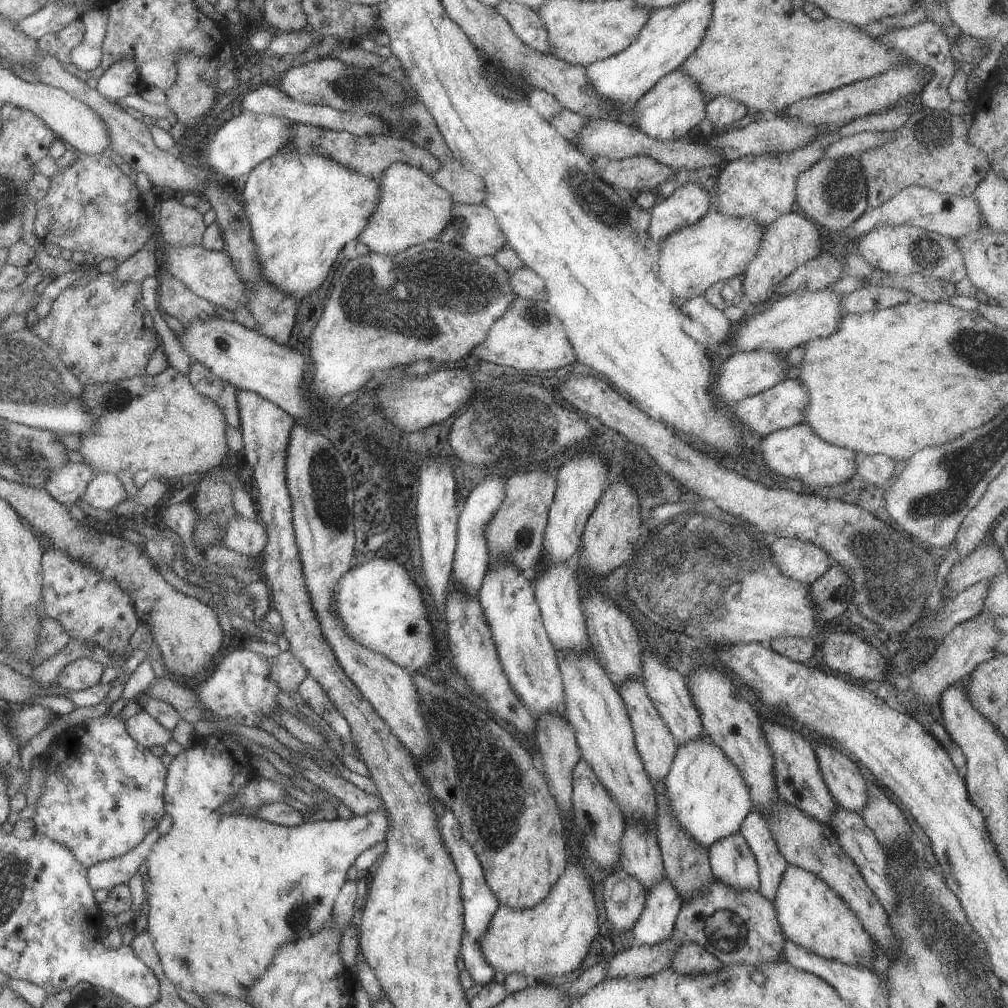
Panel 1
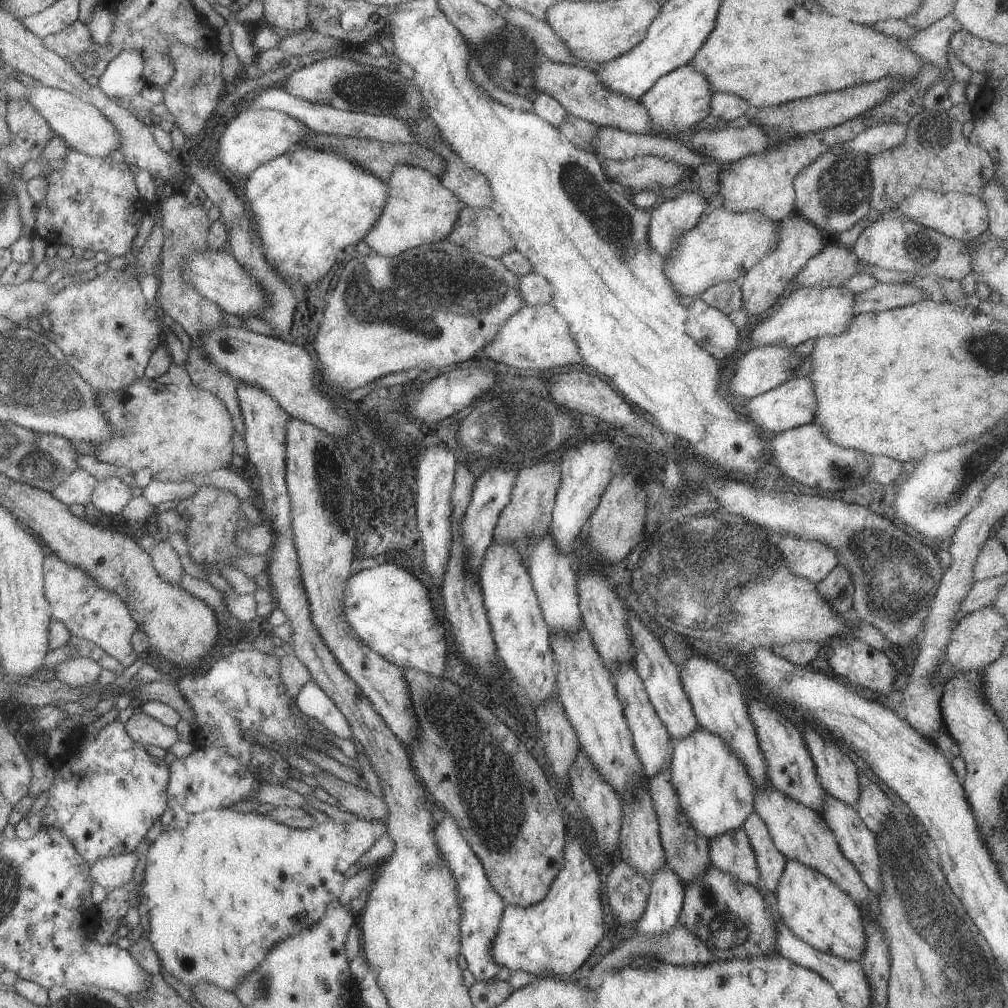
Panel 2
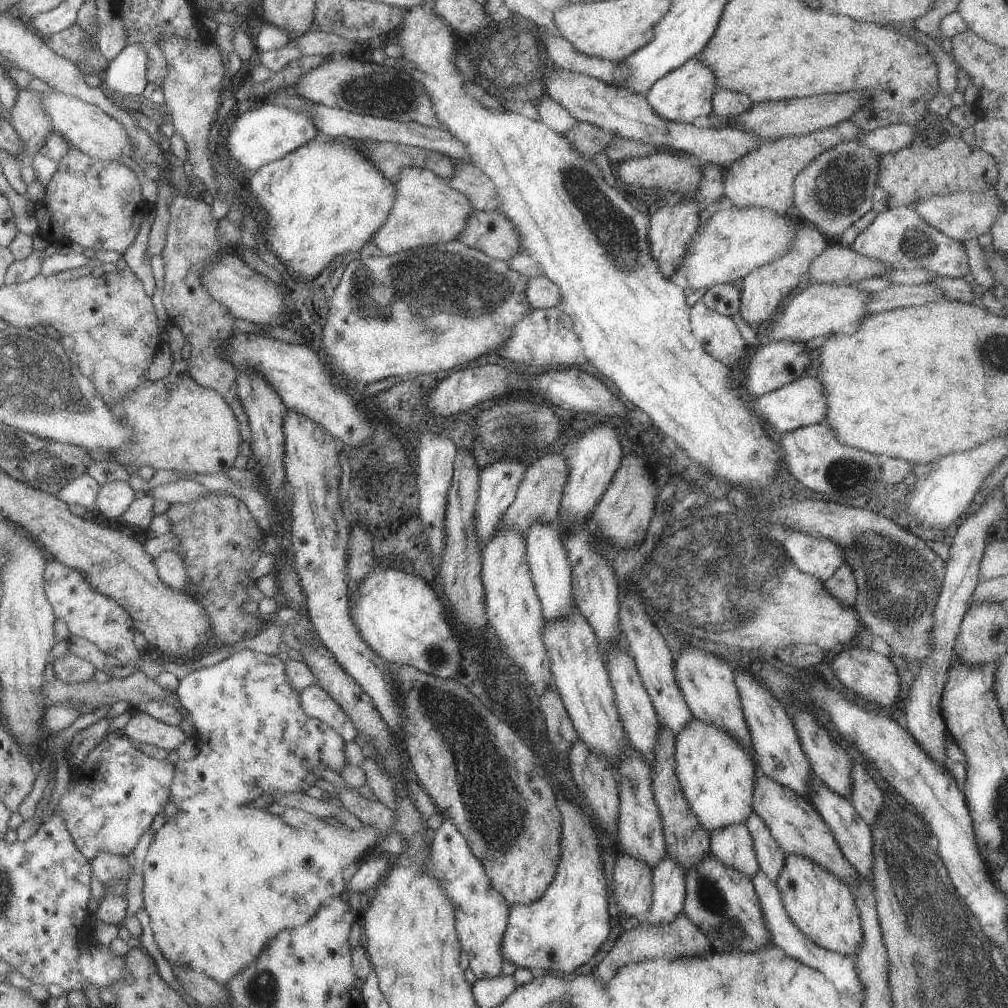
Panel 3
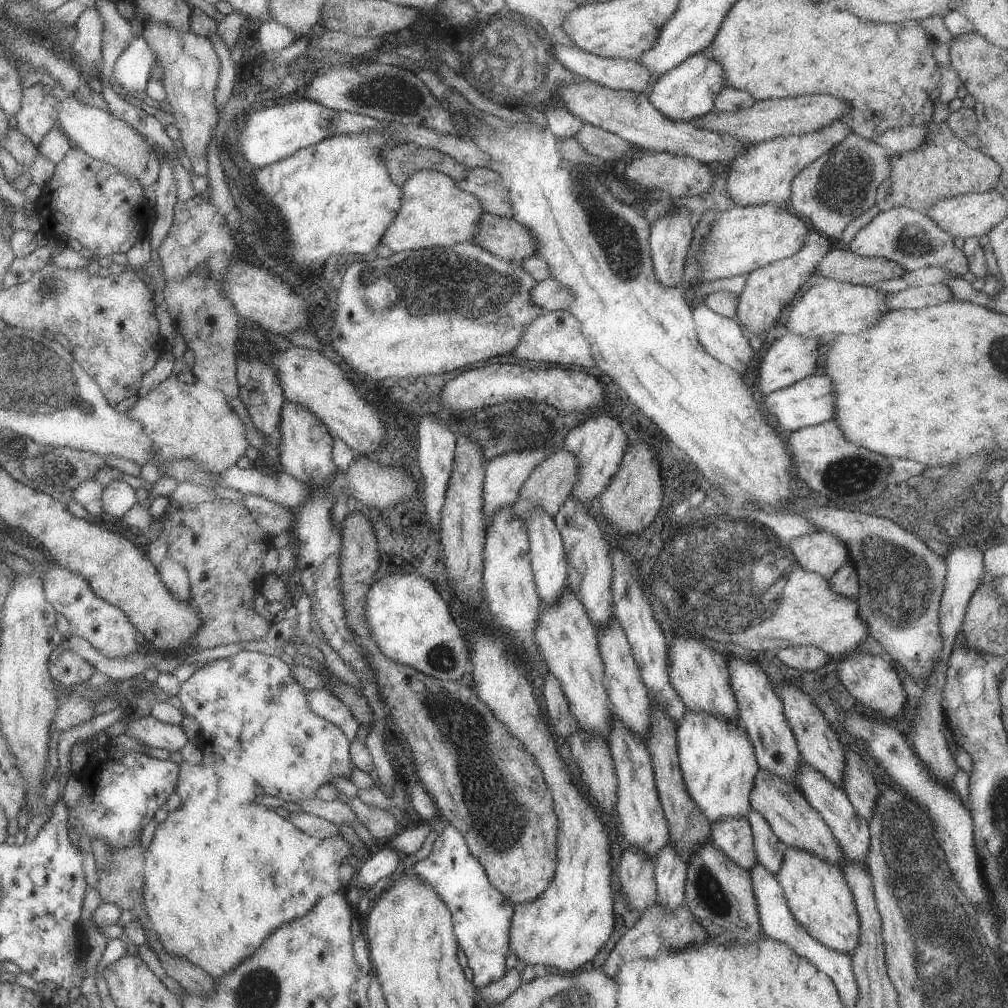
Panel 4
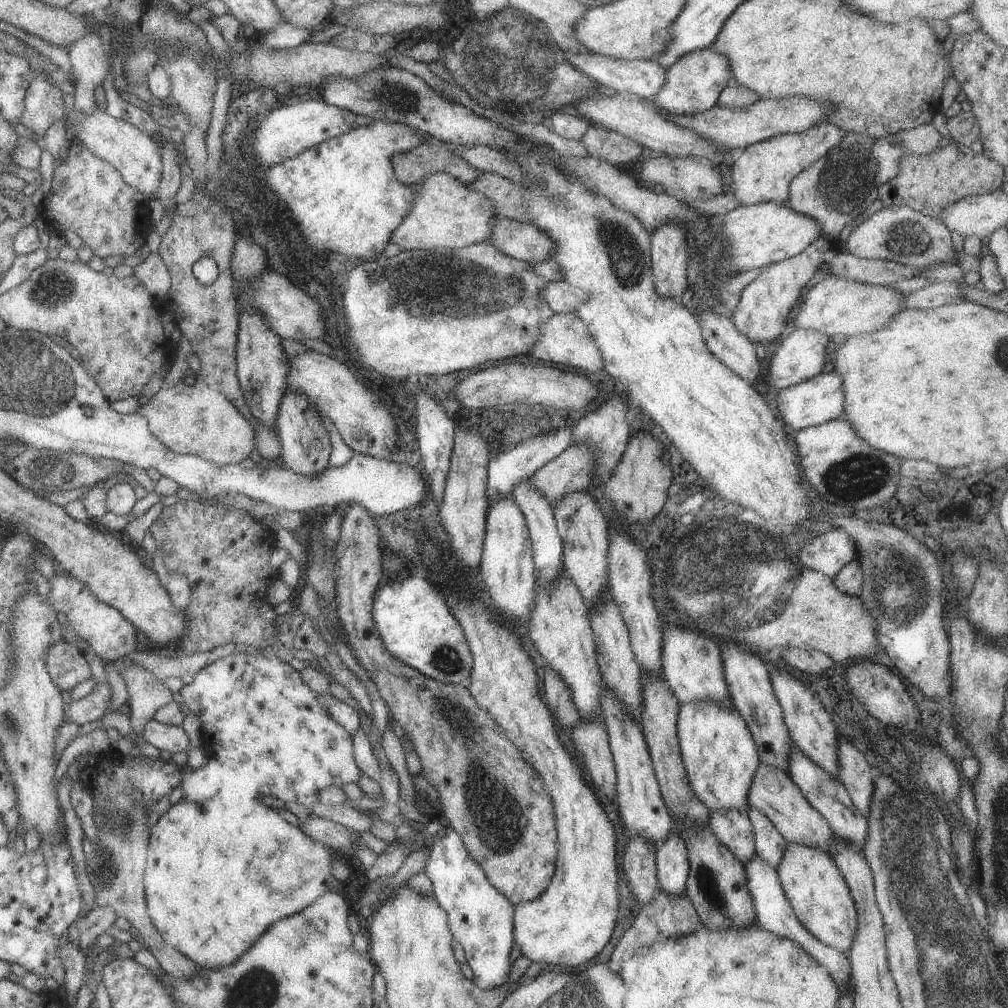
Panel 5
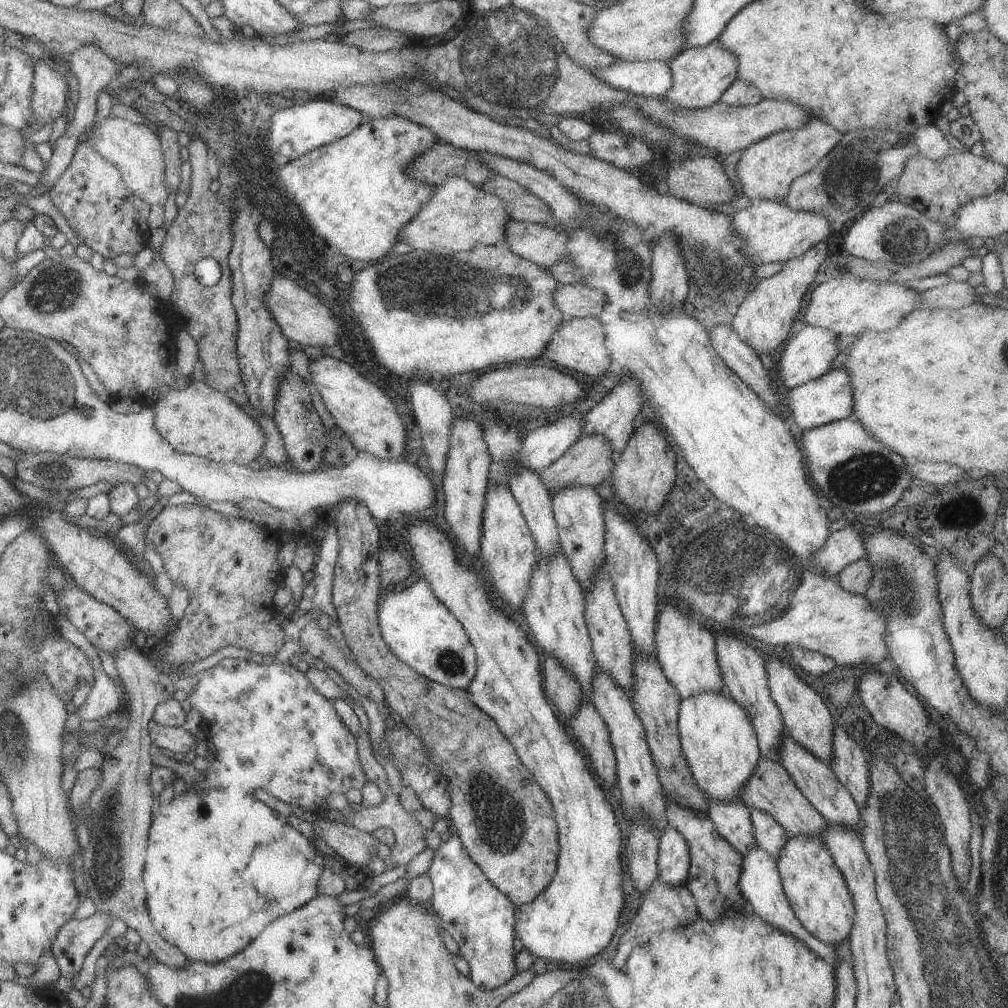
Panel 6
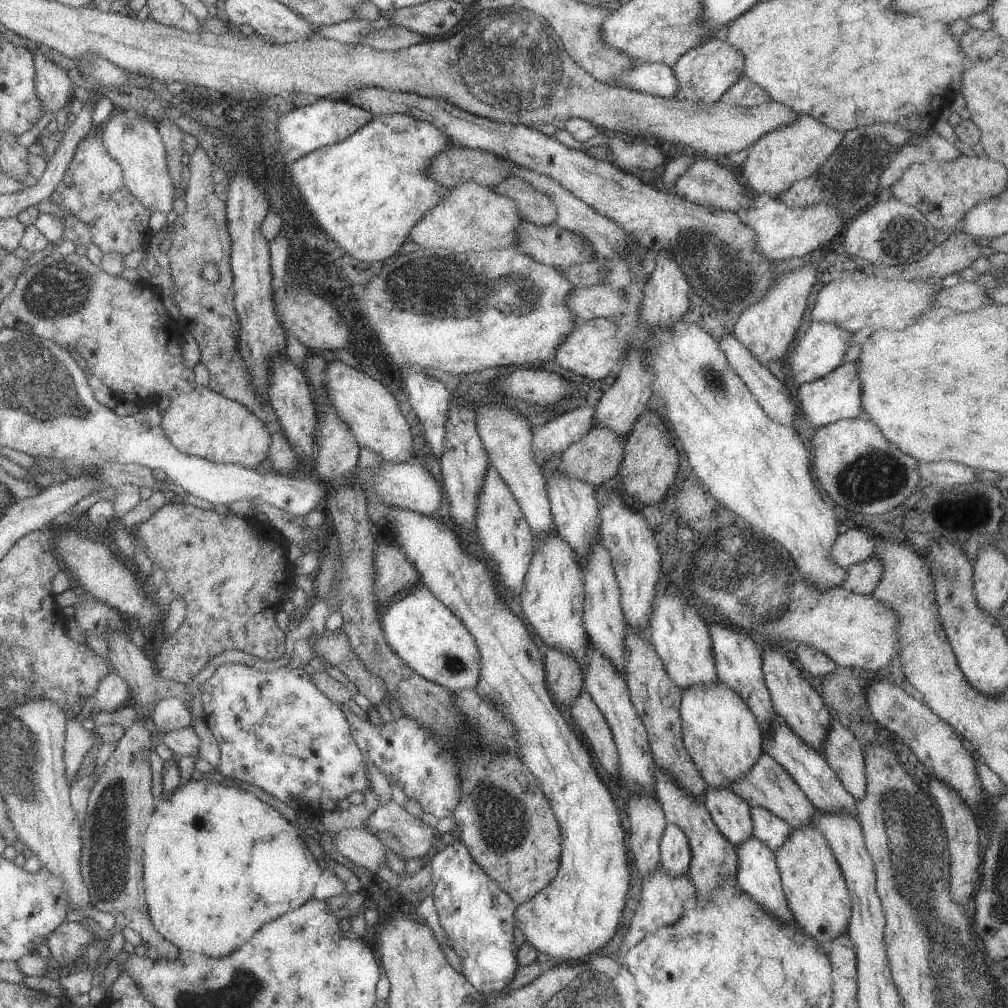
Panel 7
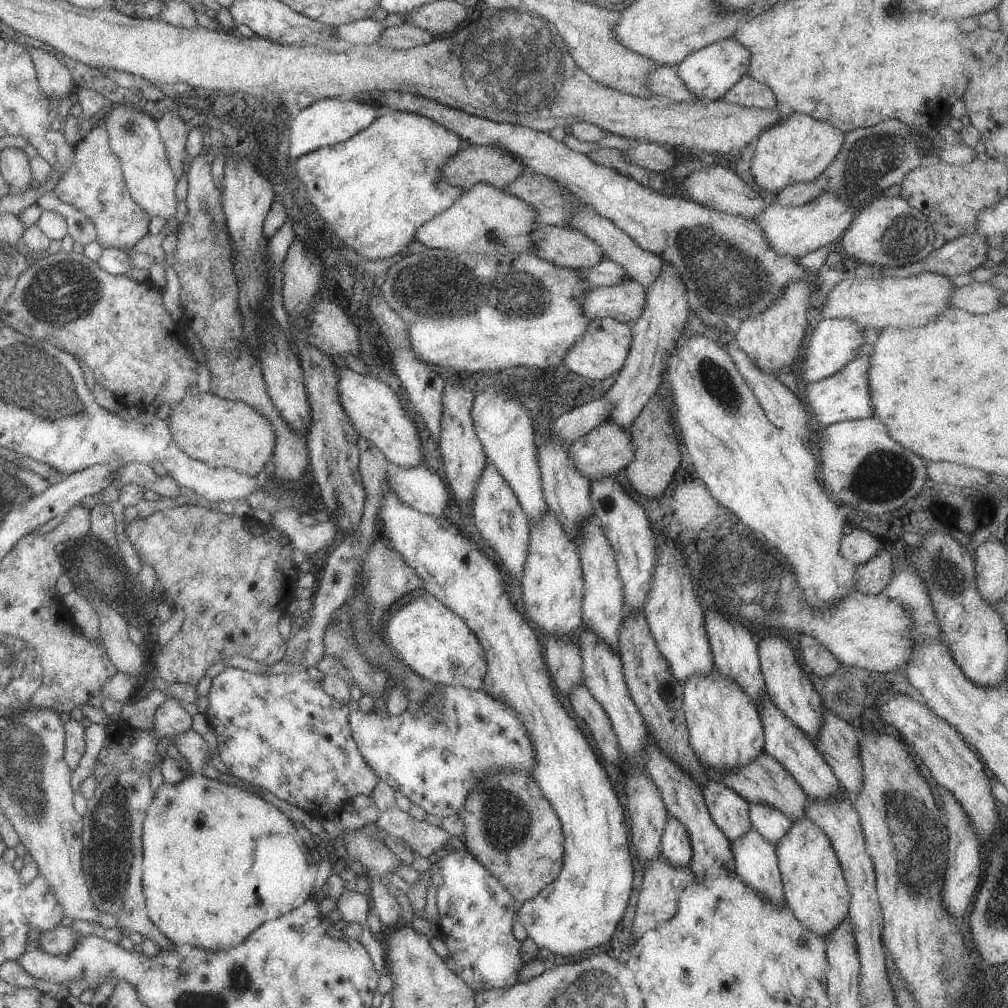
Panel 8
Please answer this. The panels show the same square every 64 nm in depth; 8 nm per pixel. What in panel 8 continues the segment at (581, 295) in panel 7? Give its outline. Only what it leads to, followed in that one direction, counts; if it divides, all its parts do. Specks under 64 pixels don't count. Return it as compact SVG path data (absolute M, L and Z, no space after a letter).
M628 280L620 286L594 287L582 300L582 312L588 320L613 318L633 325L644 312L646 287Z

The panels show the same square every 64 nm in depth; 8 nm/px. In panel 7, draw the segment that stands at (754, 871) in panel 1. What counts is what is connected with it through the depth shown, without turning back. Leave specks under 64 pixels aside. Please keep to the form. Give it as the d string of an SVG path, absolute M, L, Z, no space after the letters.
M730 787L707 788L704 803L718 830L735 847L753 836L751 806Z

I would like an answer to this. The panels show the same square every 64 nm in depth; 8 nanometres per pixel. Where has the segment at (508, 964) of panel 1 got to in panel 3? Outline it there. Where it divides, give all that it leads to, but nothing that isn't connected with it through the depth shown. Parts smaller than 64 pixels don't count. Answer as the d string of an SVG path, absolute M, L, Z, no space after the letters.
M554 786L553 788L558 809L562 814L560 865L554 881L540 901L528 905L509 906L507 928L501 943L501 956L503 960L514 963L518 969L529 969L536 975L539 975L543 970L572 975L577 968L586 964L600 950L600 946L608 938L608 932L610 932L609 895L607 892L609 884L604 876L604 865L602 858L600 858L600 849L598 849L599 841L596 838L599 833L598 827L594 829L590 825L592 816L588 814L588 811L576 808Z

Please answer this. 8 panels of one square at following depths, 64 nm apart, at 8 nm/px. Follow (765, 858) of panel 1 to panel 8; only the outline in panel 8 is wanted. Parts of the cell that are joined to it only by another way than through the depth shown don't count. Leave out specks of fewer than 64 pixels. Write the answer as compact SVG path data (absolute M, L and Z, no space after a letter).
M764 802L750 804L748 816L750 816L753 828L760 832L764 840L768 840L774 846L784 838L784 834L793 824L788 814Z

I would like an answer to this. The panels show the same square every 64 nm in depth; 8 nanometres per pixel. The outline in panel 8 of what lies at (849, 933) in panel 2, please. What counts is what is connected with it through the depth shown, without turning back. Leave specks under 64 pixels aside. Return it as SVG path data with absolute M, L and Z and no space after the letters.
M806 816L798 818L775 846L783 880L785 902L792 908L794 916L820 938L826 938L840 922L849 916L850 891L838 856L826 836Z

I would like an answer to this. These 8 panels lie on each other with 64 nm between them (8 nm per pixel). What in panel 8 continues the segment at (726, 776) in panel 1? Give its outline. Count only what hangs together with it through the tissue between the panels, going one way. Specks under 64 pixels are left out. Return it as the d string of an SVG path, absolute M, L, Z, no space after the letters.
M718 670L710 671L708 676L702 676L700 672L692 676L684 683L684 714L686 726L688 726L688 740L698 756L698 760L706 766L708 770L736 770L740 766L746 766L754 758L758 758L765 748L765 728L758 707L752 698L740 688L736 682L720 674Z

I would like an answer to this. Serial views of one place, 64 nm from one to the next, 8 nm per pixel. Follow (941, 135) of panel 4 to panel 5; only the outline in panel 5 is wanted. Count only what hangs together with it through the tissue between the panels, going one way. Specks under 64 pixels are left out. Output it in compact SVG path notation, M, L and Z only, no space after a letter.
M941 138L941 146L929 154L908 154L899 161L899 174L879 187L877 197L885 208L908 206L925 216L937 219L941 210L969 195L982 195L1001 189L1004 168L984 154L974 154L969 148Z

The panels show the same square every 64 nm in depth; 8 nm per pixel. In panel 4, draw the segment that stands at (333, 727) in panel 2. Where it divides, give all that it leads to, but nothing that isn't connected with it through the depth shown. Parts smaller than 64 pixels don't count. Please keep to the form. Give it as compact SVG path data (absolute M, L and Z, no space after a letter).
M313 689L307 692L307 704L310 710L324 721L334 724L342 730L347 741L352 743L357 738L360 723L350 710L327 689Z

